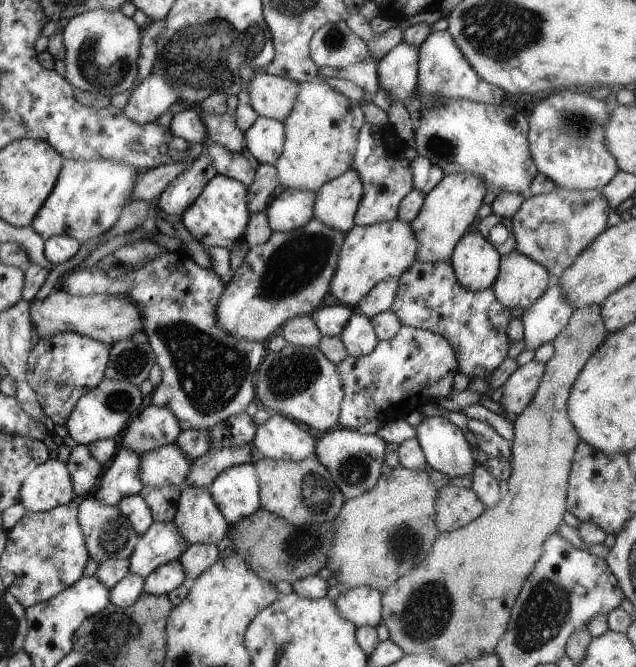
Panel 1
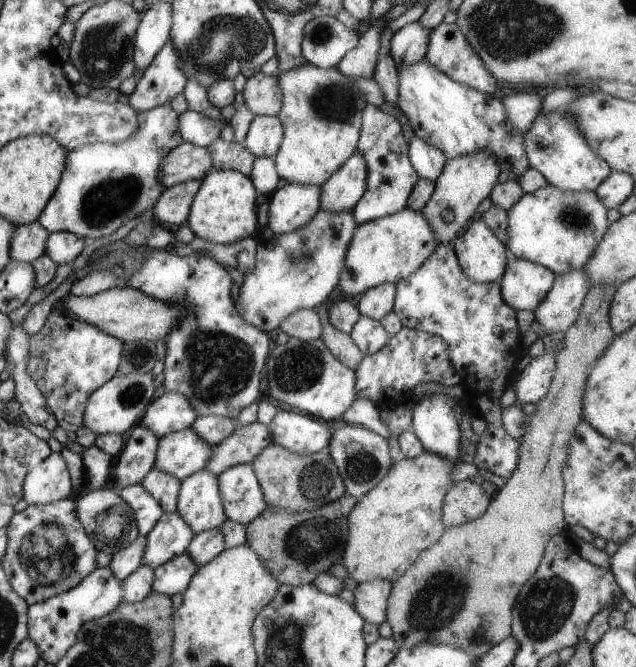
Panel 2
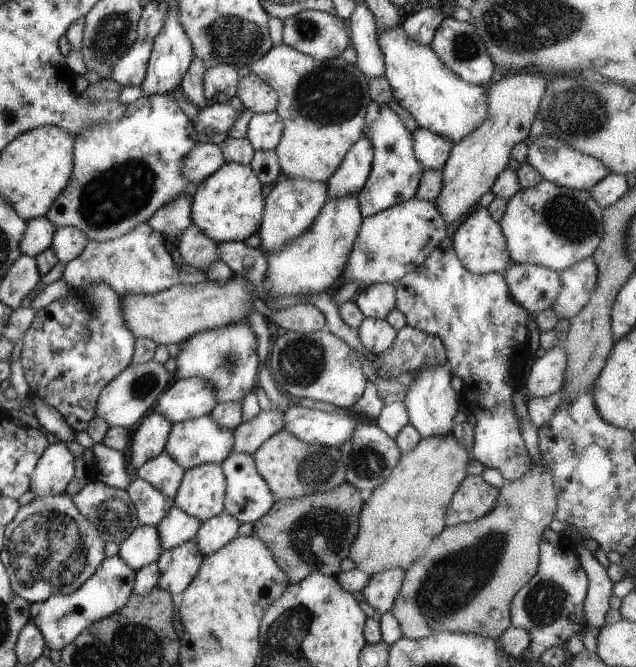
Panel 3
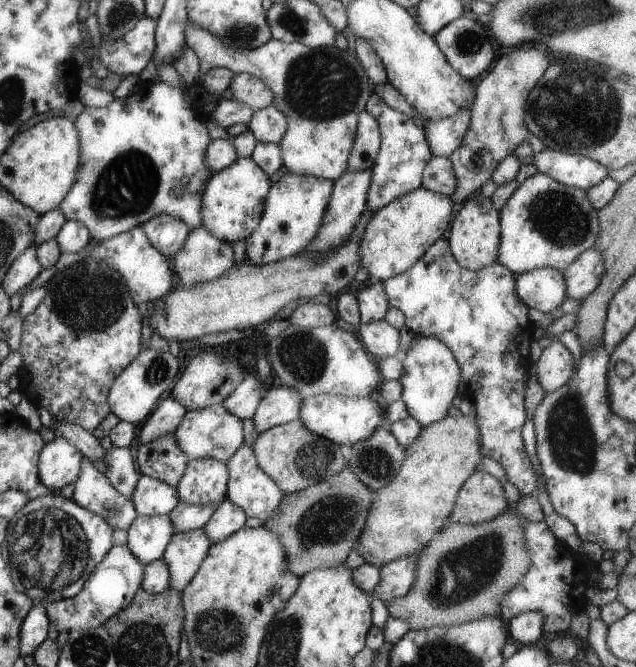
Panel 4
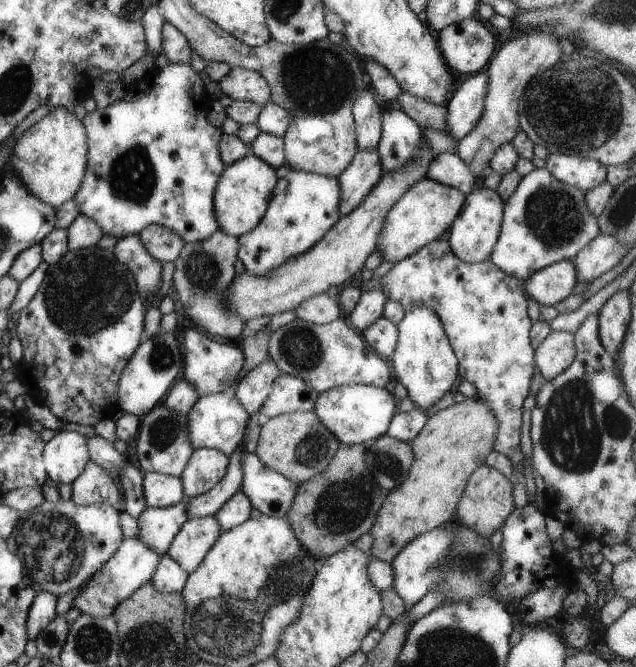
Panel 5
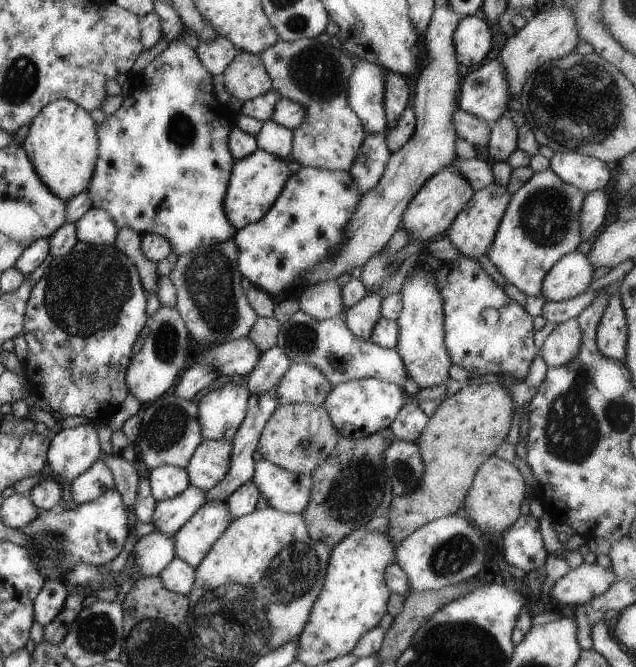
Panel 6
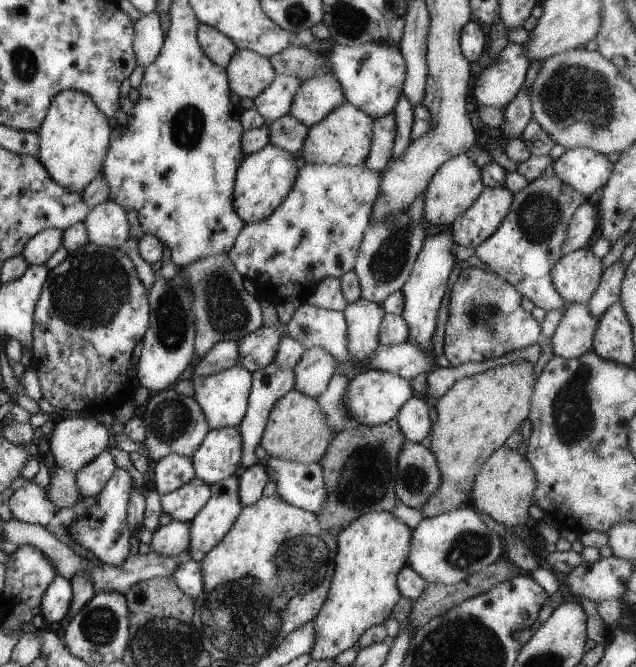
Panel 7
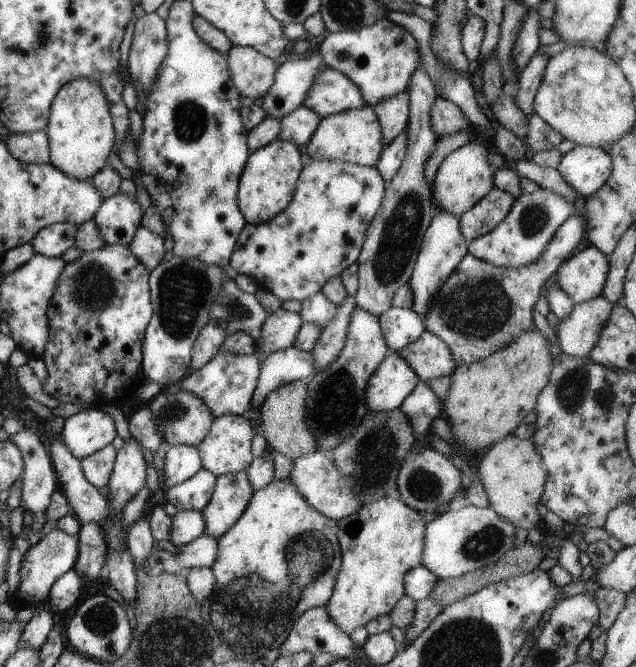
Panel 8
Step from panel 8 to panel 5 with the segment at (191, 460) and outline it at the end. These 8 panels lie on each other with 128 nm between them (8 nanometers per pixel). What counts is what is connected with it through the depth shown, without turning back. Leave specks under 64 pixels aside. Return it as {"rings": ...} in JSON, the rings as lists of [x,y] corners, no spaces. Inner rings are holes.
{"rings":[[[161,473],[144,474],[143,494],[147,507],[154,509],[169,508],[185,498],[181,478]]]}

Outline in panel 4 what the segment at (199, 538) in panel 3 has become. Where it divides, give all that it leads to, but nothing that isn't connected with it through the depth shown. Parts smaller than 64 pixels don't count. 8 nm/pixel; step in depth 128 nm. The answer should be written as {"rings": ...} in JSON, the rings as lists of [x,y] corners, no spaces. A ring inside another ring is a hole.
{"rings":[[[224,499],[214,509],[212,516],[203,526],[203,531],[213,545],[238,532],[245,526],[246,518],[245,512],[240,507],[236,507],[228,499]]]}

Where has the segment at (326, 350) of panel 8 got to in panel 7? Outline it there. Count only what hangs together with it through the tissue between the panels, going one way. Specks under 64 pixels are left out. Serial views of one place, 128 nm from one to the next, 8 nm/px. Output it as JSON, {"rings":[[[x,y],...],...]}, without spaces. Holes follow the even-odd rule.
{"rings":[[[312,347],[293,366],[295,383],[293,388],[317,399],[328,386],[337,371],[335,358],[320,347]]]}

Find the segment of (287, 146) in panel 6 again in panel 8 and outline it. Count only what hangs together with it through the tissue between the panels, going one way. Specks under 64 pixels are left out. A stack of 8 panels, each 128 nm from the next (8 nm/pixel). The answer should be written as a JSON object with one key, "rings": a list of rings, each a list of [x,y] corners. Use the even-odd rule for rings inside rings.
{"rings":[[[302,105],[280,120],[279,138],[303,149],[317,130],[321,120],[321,116]]]}

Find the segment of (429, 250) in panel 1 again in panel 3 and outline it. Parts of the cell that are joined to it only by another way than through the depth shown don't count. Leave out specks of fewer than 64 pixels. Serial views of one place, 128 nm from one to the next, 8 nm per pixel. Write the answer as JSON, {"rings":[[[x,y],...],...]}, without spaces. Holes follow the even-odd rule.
{"rings":[[[524,70],[524,72],[520,71],[518,74],[512,74],[511,71],[506,71],[502,80],[487,86],[486,91],[488,91],[489,96],[486,120],[483,120],[482,124],[479,124],[465,139],[457,142],[452,147],[450,156],[441,172],[442,190],[432,201],[438,212],[441,212],[448,226],[458,220],[462,214],[466,216],[478,206],[478,201],[482,198],[482,195],[491,190],[498,175],[508,167],[508,162],[510,162],[511,158],[510,151],[515,147],[515,144],[528,141],[530,127],[536,117],[547,84],[546,78],[542,76],[542,73],[538,73],[536,70]]]}

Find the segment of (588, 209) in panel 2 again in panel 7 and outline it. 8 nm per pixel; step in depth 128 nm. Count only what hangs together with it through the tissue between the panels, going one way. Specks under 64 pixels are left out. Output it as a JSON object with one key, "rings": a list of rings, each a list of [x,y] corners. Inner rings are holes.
{"rings":[[[555,174],[540,175],[513,194],[512,204],[500,228],[475,248],[475,254],[535,306],[546,311],[560,308],[566,300],[553,285],[551,272],[560,260],[569,222],[586,200],[587,197]]]}

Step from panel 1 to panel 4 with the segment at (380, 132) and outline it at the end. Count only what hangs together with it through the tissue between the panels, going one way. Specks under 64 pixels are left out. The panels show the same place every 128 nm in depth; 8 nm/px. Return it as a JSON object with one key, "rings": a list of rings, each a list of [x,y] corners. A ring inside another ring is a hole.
{"rings":[[[374,92],[368,99],[367,106],[370,114],[374,112],[374,118],[379,124],[382,135],[381,145],[374,166],[371,168],[366,205],[368,211],[375,213],[390,204],[392,200],[421,186],[424,169],[432,154],[427,145],[425,132],[416,126],[411,118],[390,108]]]}

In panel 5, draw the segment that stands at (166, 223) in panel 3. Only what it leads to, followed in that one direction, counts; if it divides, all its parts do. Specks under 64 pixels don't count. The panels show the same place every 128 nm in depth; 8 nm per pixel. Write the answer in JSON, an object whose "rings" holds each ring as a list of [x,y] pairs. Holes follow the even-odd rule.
{"rings":[[[157,224],[148,225],[139,232],[142,244],[156,260],[163,263],[174,261],[186,244],[173,230]]]}

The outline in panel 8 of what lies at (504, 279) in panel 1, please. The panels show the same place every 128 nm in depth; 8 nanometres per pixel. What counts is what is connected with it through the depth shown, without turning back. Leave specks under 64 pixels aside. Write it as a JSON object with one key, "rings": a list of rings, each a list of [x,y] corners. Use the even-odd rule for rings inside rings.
{"rings":[[[590,244],[557,268],[557,283],[578,304],[601,296],[608,271],[609,257]]]}

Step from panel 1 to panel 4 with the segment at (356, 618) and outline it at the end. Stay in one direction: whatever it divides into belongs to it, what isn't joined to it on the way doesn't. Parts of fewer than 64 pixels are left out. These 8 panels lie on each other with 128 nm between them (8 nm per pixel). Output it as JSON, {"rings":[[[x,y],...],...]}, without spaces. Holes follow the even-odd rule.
{"rings":[[[420,553],[405,556],[389,562],[380,568],[380,580],[373,588],[372,594],[388,603],[396,597],[401,597],[413,586],[414,576],[417,575],[417,562]]]}

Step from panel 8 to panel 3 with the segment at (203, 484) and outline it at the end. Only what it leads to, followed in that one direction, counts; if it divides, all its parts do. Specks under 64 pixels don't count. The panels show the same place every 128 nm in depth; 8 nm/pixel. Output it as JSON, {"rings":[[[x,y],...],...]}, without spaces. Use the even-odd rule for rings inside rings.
{"rings":[[[140,524],[124,542],[121,542],[118,556],[125,560],[131,569],[137,571],[157,561],[161,552],[157,526]]]}

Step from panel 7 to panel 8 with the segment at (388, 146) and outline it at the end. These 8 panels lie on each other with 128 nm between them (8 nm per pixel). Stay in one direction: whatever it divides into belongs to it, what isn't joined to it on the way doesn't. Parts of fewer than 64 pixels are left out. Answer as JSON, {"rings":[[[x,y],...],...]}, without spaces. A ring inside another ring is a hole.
{"rings":[[[407,88],[396,96],[384,99],[374,108],[381,129],[382,142],[388,146],[409,123],[409,94]]]}

